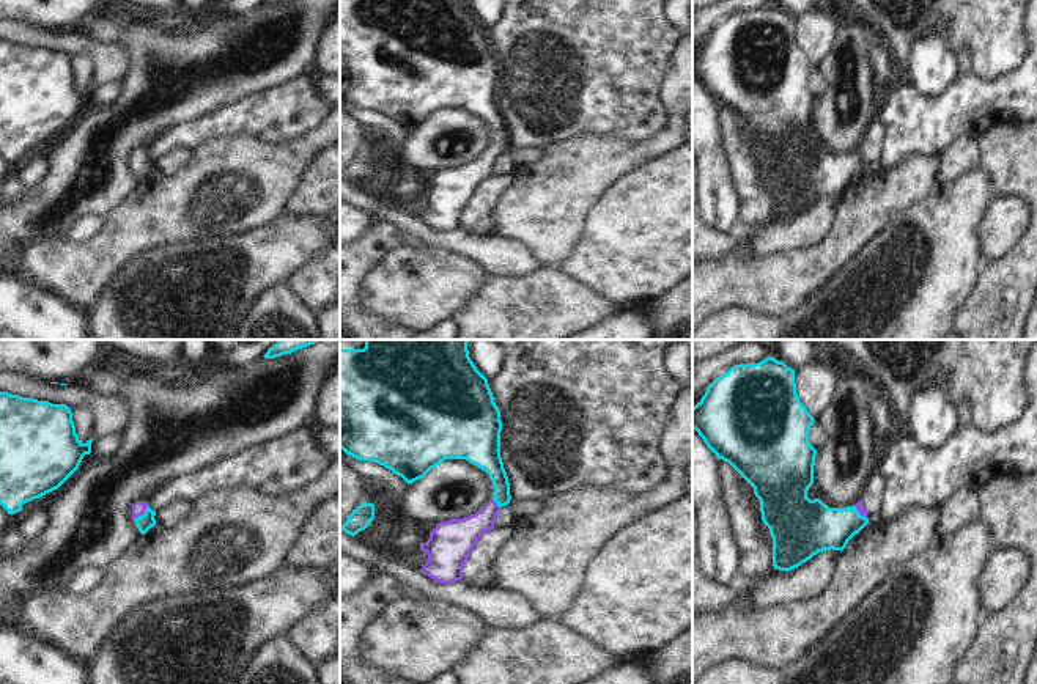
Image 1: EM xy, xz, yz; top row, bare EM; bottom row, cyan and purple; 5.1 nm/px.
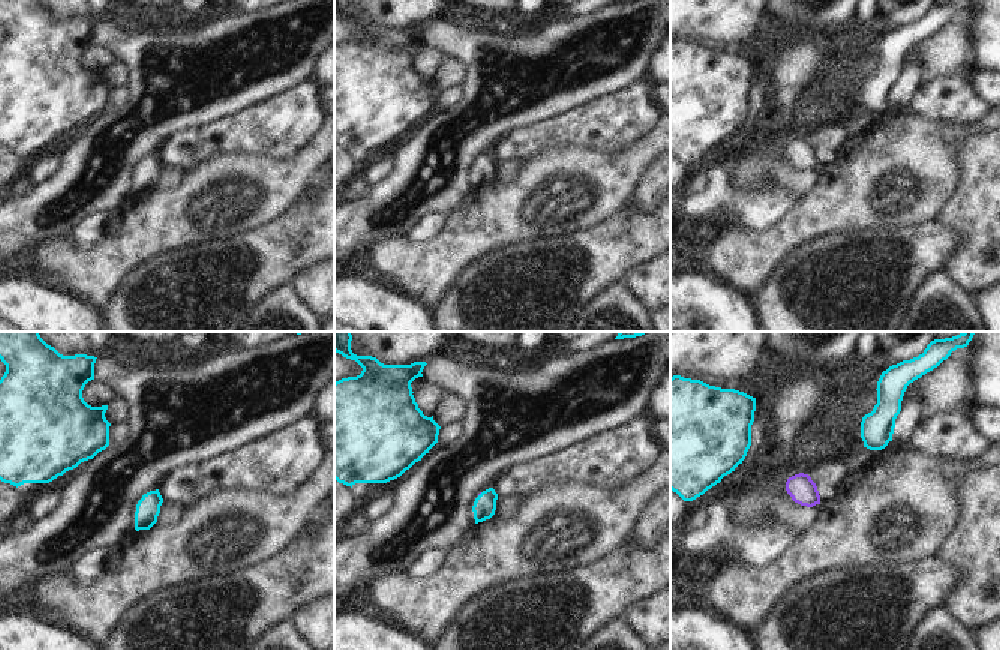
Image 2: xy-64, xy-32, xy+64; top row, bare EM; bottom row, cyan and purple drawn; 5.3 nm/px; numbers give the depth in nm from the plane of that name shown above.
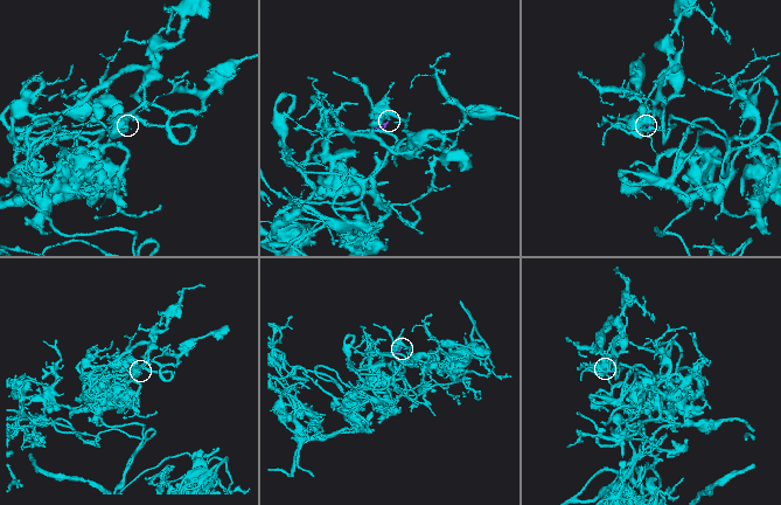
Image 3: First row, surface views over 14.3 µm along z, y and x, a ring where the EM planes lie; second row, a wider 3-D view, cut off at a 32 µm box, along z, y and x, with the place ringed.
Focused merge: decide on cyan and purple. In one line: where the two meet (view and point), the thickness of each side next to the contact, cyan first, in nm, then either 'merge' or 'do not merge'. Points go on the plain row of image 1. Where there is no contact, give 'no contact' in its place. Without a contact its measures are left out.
xy (142, 162) | 90/70 nm | merge

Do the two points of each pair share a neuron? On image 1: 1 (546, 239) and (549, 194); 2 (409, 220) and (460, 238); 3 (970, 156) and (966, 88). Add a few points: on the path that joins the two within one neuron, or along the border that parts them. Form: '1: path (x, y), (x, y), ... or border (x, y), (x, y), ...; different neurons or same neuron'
1: path (549, 228), (549, 205); same neuron
2: path (422, 230), (438, 238), (447, 238); same neuron
3: border (976, 139), (959, 137), (938, 156); different neurons

